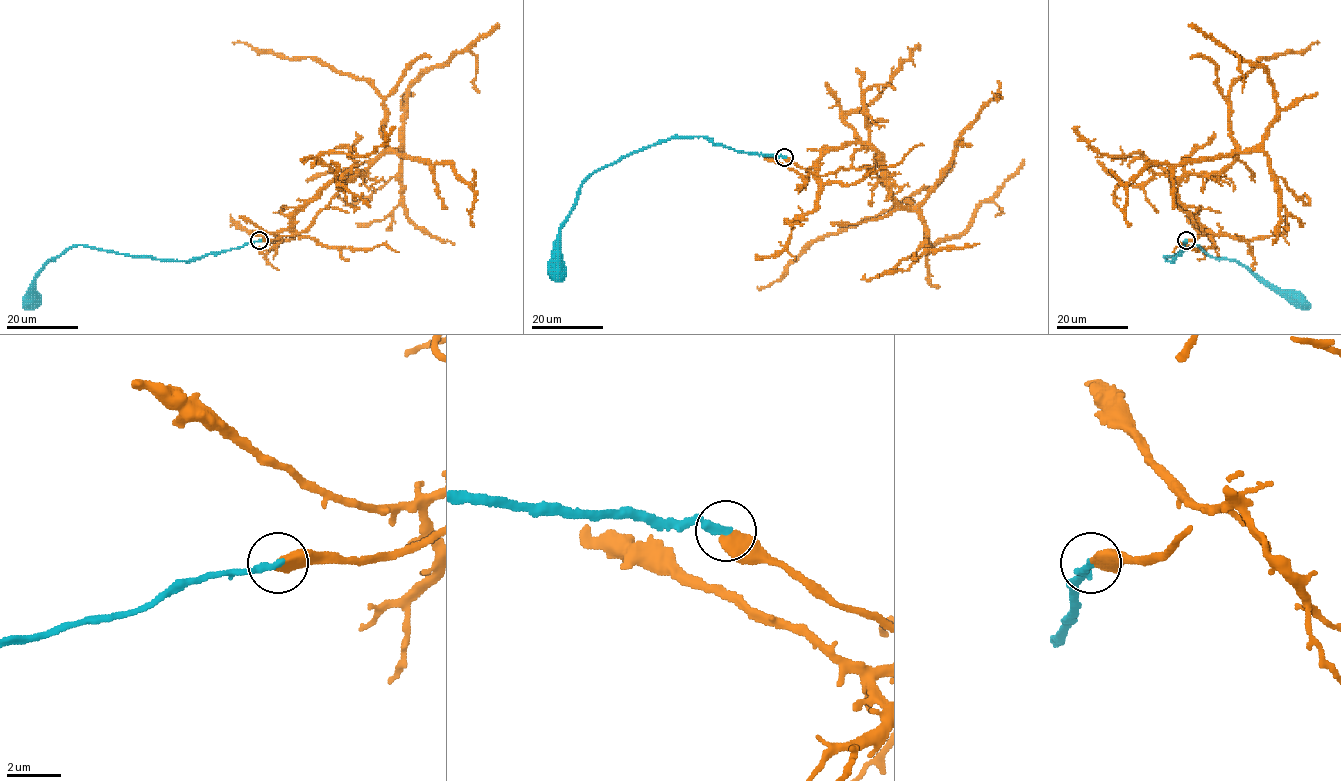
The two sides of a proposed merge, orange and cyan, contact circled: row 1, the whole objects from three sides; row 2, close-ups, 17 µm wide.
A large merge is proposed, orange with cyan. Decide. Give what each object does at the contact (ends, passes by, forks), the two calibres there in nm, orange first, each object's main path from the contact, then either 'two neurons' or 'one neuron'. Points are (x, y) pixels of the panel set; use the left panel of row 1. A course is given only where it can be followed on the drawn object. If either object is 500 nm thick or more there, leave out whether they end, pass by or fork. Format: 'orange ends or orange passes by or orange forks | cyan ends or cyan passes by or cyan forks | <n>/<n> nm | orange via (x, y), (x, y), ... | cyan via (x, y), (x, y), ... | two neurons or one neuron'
550/280 nm | orange via (259, 241), (301, 233), (374, 161), (386, 146), (384, 99), (367, 81), (310, 57), (284, 58), (232, 43) | cyan via (259, 241), (188, 261), (160, 260), (74, 245), (51, 259), (36, 275), (35, 300), (32, 299) | one neuron

